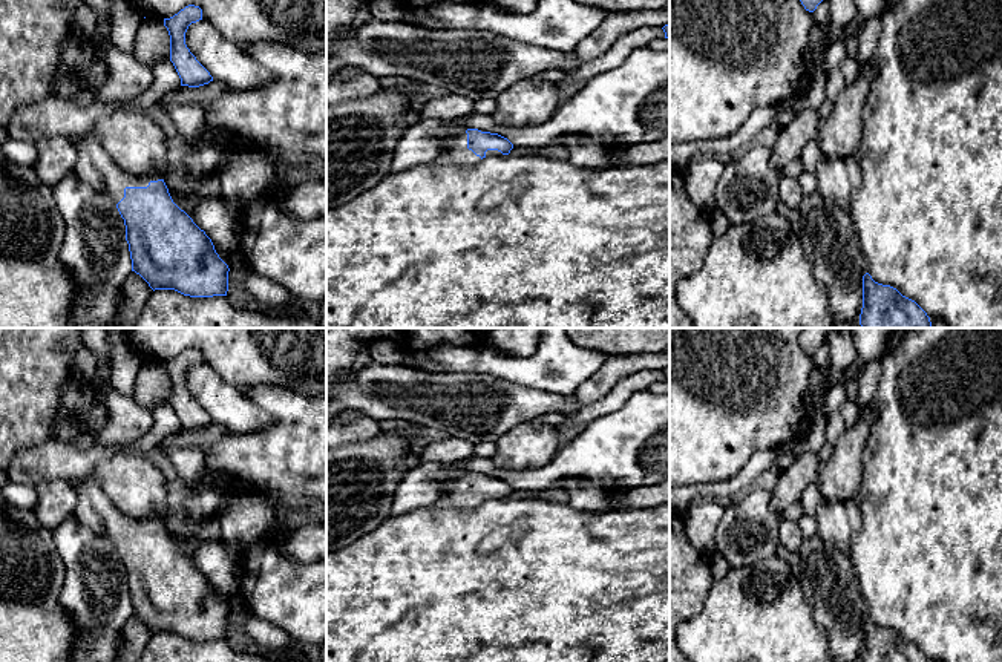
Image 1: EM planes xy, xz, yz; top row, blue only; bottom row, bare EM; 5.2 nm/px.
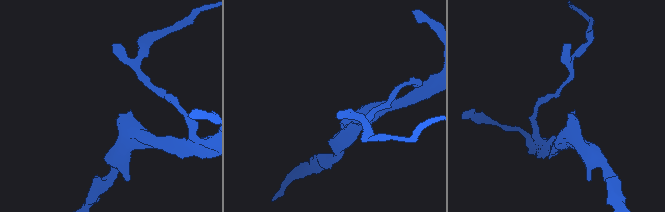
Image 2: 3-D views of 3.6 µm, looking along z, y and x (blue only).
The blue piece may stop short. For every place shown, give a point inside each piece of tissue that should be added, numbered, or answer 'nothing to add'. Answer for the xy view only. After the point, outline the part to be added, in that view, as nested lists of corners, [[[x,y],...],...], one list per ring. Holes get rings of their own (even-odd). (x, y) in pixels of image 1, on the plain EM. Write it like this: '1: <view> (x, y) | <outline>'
1: xy (94, 507) | [[[84,477],[78,481],[80,484],[74,487],[78,500],[72,516],[84,526],[90,527],[100,538],[106,539],[113,549],[116,549],[124,541],[126,530],[147,530],[150,524],[164,523],[161,519],[141,519],[127,515],[110,501],[110,498],[106,495],[106,492],[101,489],[101,486],[93,477]]]

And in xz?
1: xz (455, 497) | [[[461,475],[458,480],[446,486],[446,492],[438,498],[435,507],[470,510],[480,504],[481,501],[467,492],[467,477]]]

